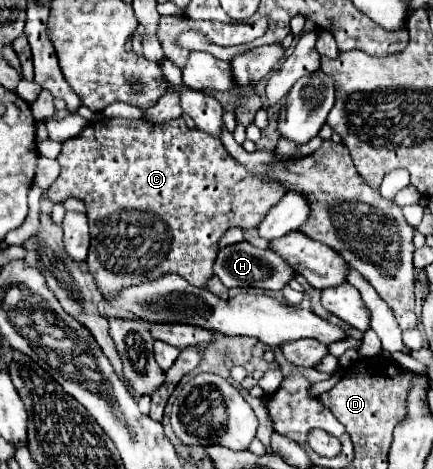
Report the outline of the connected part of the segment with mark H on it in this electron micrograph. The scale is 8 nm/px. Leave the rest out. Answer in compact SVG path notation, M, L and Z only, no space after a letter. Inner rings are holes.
M248 241L222 247L214 261L214 275L220 277L220 281L226 287L260 287L260 289L278 291L288 285L288 281L292 279L292 273L294 269L284 259L274 255L270 249L258 249Z

